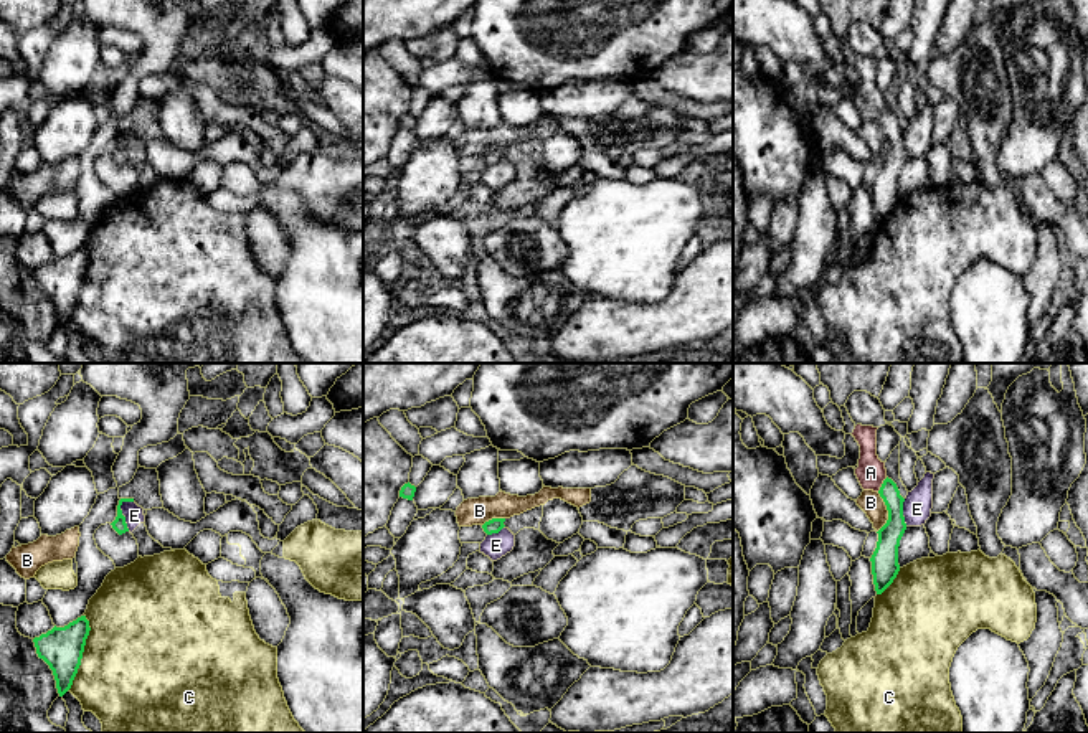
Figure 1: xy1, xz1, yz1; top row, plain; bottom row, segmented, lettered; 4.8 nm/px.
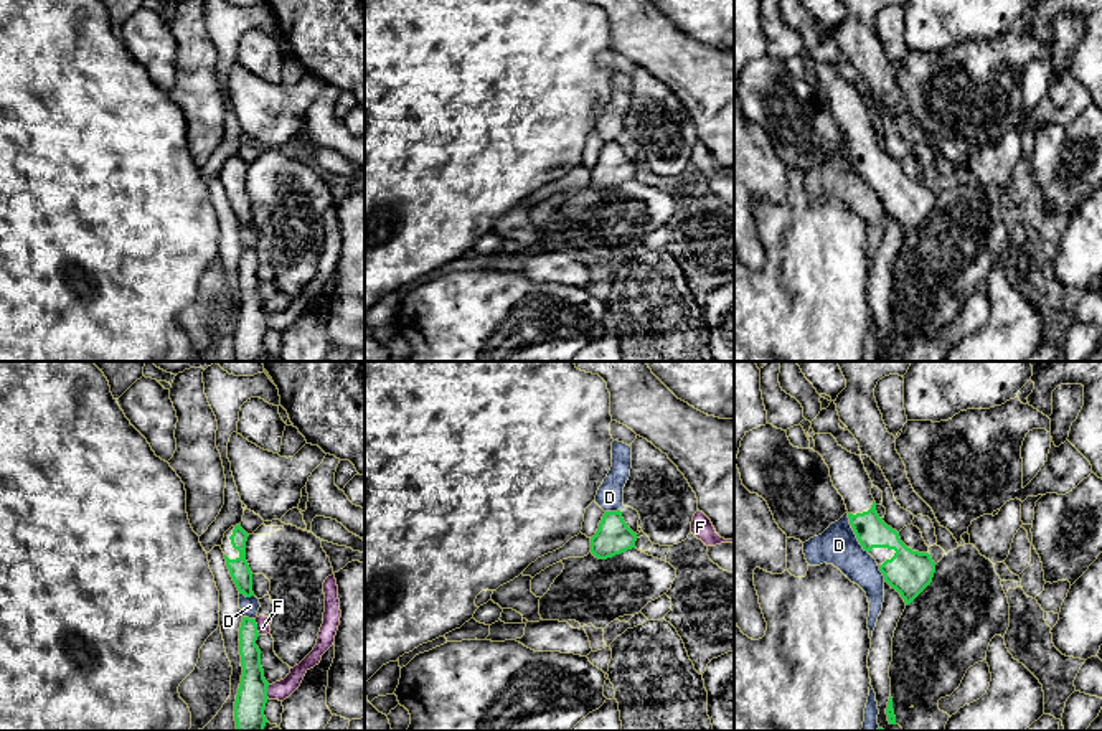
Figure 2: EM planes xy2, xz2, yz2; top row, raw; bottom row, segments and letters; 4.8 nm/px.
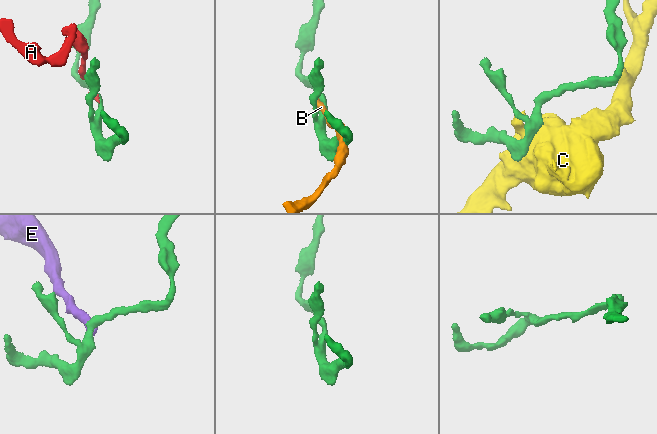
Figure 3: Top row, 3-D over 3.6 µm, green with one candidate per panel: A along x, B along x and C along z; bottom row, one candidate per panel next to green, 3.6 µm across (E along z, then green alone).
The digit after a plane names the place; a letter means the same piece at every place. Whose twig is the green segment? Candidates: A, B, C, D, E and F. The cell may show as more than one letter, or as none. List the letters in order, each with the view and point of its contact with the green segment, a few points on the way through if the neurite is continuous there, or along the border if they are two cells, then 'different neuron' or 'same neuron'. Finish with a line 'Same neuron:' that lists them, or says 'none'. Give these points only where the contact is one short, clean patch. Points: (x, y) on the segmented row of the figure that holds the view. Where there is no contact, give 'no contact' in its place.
A: yz1 (882, 484) | along yz1 (887, 477), (877, 491) | different neuron
B: yz1 (889, 512) | different neuron
C: xy1 (83, 651) | different neuron
D: yz2 (855, 533) | different neuron
E: xy1 (122, 515) | along xy1 (122, 501), (121, 512), (129, 530) | different neuron
F: xy2 (256, 627) | along xy2 (254, 619), (259, 634) | different neuron
Same neuron: none

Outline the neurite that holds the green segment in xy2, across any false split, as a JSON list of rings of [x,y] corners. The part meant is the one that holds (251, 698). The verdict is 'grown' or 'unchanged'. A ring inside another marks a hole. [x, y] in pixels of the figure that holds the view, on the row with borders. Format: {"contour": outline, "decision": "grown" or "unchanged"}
{"contour": [[[243,617],[239,627],[241,683],[234,701],[234,721],[238,731],[264,731],[267,723],[264,708],[267,686],[261,667],[261,650],[256,645],[259,637],[256,619]]], "decision": "unchanged"}

